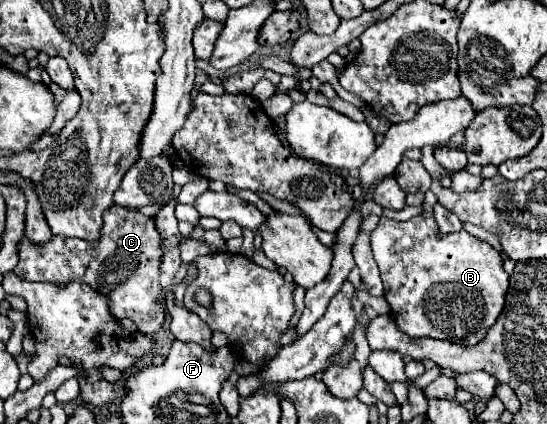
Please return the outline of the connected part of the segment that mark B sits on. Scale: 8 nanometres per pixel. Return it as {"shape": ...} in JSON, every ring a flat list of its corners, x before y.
{"shape":[[419,214,407,222,381,216,371,236,371,248,393,320,407,336,429,336,475,346,499,318,509,274,503,270,501,254,489,242,479,240,467,230,441,238,435,218]]}

